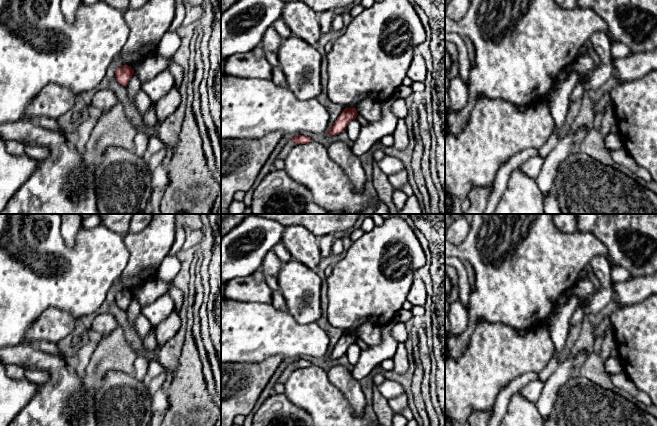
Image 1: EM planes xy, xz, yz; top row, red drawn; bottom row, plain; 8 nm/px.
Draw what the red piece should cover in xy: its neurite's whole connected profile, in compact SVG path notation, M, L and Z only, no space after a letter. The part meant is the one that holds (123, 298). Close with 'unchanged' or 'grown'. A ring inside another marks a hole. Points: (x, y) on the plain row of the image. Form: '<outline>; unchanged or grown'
M121 289L115 295L116 304L119 308L125 311L129 307L133 298L134 294L128 289Z; unchanged

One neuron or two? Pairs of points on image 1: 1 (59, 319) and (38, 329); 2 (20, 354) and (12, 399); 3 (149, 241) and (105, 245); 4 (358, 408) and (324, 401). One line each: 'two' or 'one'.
1: one
2: two
3: two
4: two

